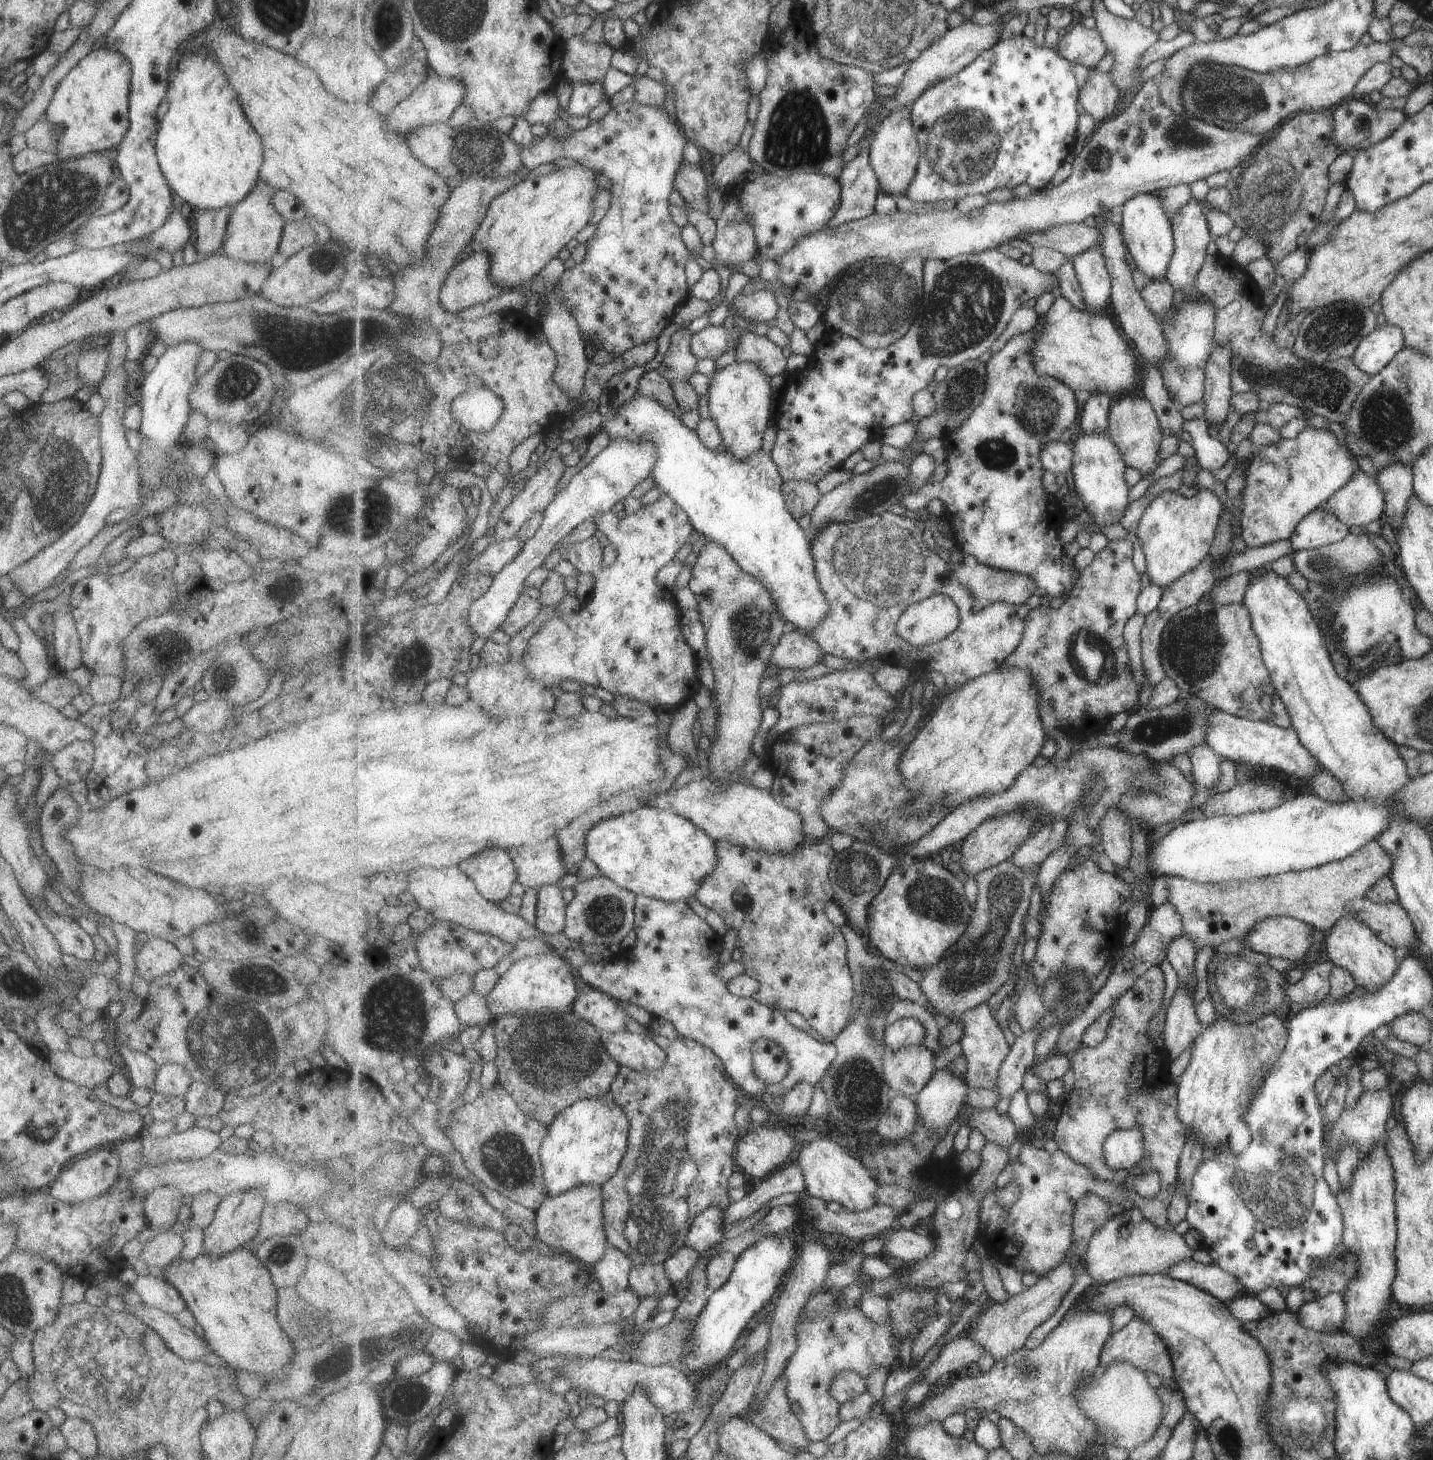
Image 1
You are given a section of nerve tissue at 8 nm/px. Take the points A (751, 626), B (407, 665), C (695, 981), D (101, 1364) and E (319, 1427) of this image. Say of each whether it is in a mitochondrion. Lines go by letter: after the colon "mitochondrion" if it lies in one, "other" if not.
A: mitochondrion
B: mitochondrion
C: mitochondrion
D: mitochondrion
E: other

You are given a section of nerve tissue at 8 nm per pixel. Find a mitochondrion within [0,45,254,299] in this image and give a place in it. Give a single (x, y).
(49, 202)

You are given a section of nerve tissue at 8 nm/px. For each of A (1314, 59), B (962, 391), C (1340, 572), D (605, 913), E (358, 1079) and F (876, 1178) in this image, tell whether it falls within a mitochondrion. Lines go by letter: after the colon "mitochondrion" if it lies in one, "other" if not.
A: other
B: mitochondrion
C: mitochondrion
D: mitochondrion
E: other
F: other

